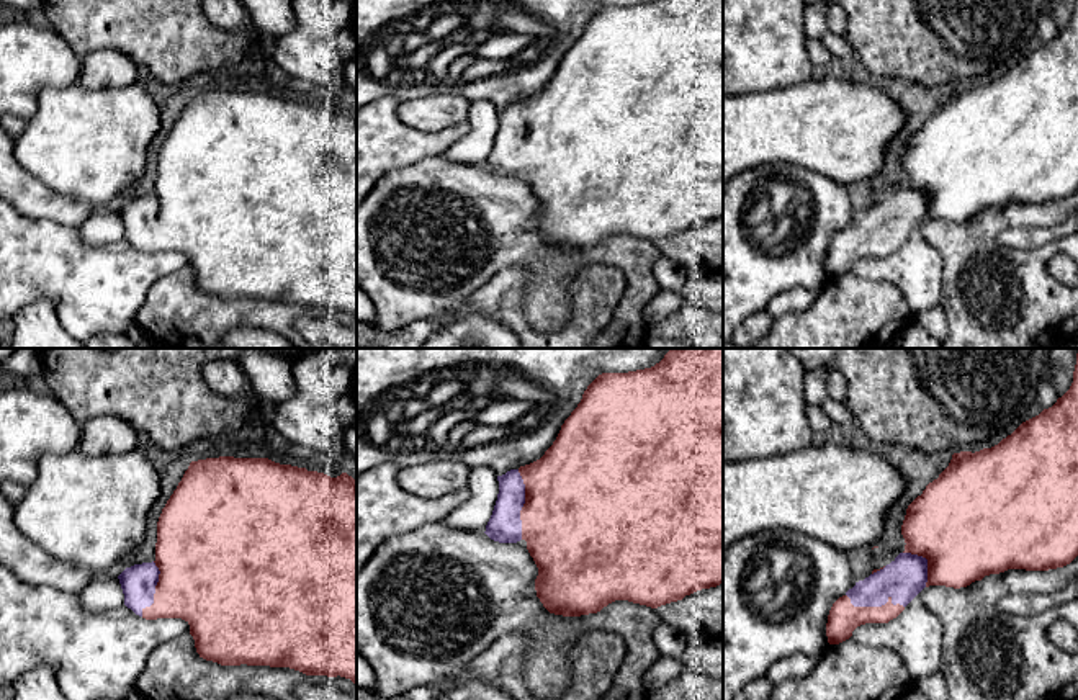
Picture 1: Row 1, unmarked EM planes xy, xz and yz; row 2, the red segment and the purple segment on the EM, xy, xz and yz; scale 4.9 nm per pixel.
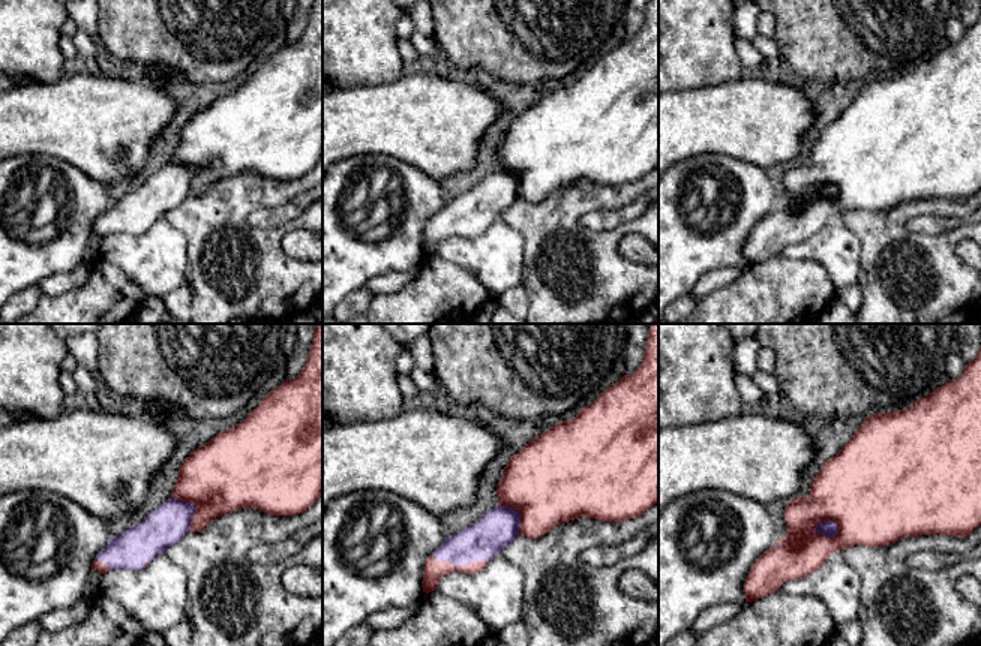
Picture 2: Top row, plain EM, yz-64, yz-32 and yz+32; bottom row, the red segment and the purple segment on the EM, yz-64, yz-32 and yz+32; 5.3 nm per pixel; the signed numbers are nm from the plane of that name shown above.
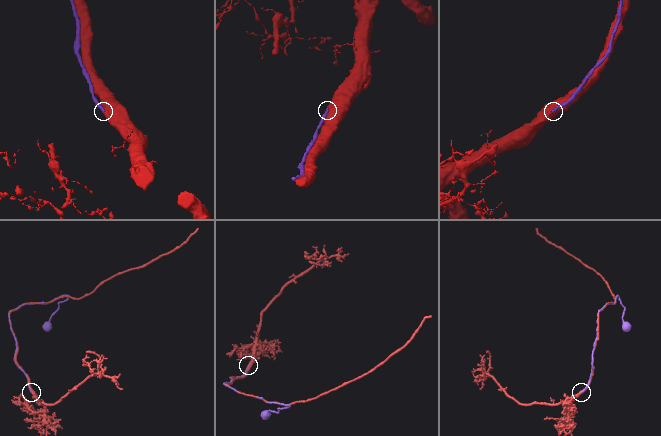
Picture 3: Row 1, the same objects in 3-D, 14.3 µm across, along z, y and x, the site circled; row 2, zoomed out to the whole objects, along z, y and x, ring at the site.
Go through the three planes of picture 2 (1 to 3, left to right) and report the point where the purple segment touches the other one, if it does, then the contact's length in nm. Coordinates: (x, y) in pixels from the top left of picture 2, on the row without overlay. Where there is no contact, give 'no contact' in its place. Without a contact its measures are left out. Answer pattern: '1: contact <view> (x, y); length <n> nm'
1: contact yz-64 (195, 170); length 220 nm
2: contact yz-32 (459, 230); length 320 nm
3: contact yz+32 (825, 183); length 150 nm

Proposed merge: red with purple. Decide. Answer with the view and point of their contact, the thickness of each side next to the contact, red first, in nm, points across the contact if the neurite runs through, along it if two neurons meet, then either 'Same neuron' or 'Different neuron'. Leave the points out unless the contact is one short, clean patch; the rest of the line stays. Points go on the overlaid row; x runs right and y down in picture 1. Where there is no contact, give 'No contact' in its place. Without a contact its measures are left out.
Touches red at xz (524, 504). Thickness 500 nm (red) against 160 nm. Same neuron

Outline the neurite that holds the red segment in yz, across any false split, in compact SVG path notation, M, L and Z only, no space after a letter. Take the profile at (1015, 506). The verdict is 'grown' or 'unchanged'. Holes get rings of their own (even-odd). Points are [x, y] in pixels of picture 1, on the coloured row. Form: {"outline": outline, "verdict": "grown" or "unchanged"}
{"outline": "M1078 353L1073 371L1073 383L1070 389L1057 399L1057 402L1044 409L1039 415L1022 422L1011 435L1003 438L991 448L980 451L960 451L954 453L949 466L939 474L937 479L929 482L921 496L918 496L906 509L906 515L901 525L901 535L905 538L905 551L900 553L890 564L874 569L869 577L856 582L842 597L839 597L828 615L826 636L829 644L839 644L852 636L852 631L865 623L888 623L896 618L905 607L929 586L945 587L967 587L975 581L981 581L985 576L999 574L1008 569L1026 571L1049 571L1070 564L1078 556Z", "verdict": "grown"}

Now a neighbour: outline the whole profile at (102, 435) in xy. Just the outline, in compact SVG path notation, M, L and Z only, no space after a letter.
M100 415L82 424L79 450L87 456L119 455L137 448L141 433L126 420Z

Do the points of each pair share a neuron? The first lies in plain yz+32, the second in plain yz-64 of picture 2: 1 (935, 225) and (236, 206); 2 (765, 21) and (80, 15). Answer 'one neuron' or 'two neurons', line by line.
1: two neurons
2: one neuron

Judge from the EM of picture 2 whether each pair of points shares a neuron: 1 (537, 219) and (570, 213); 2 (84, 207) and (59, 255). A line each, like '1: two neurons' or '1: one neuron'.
1: one neuron
2: one neuron

